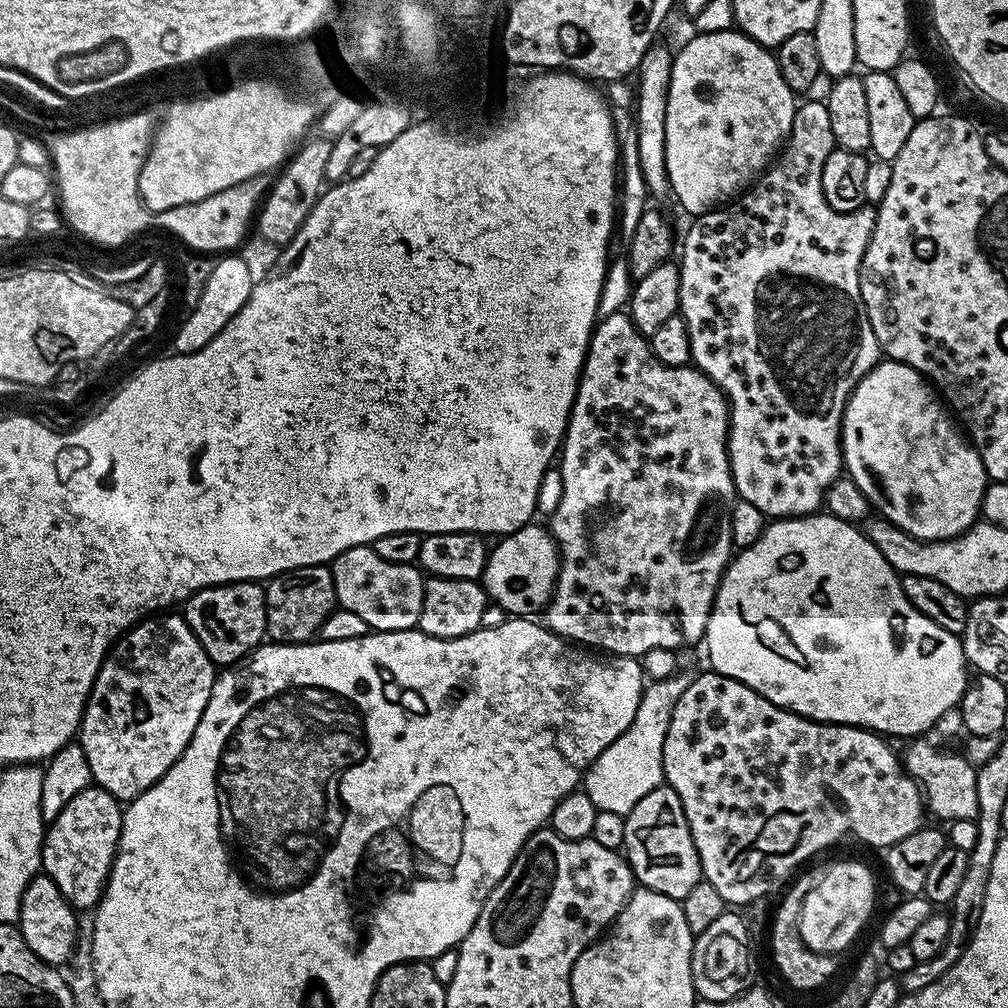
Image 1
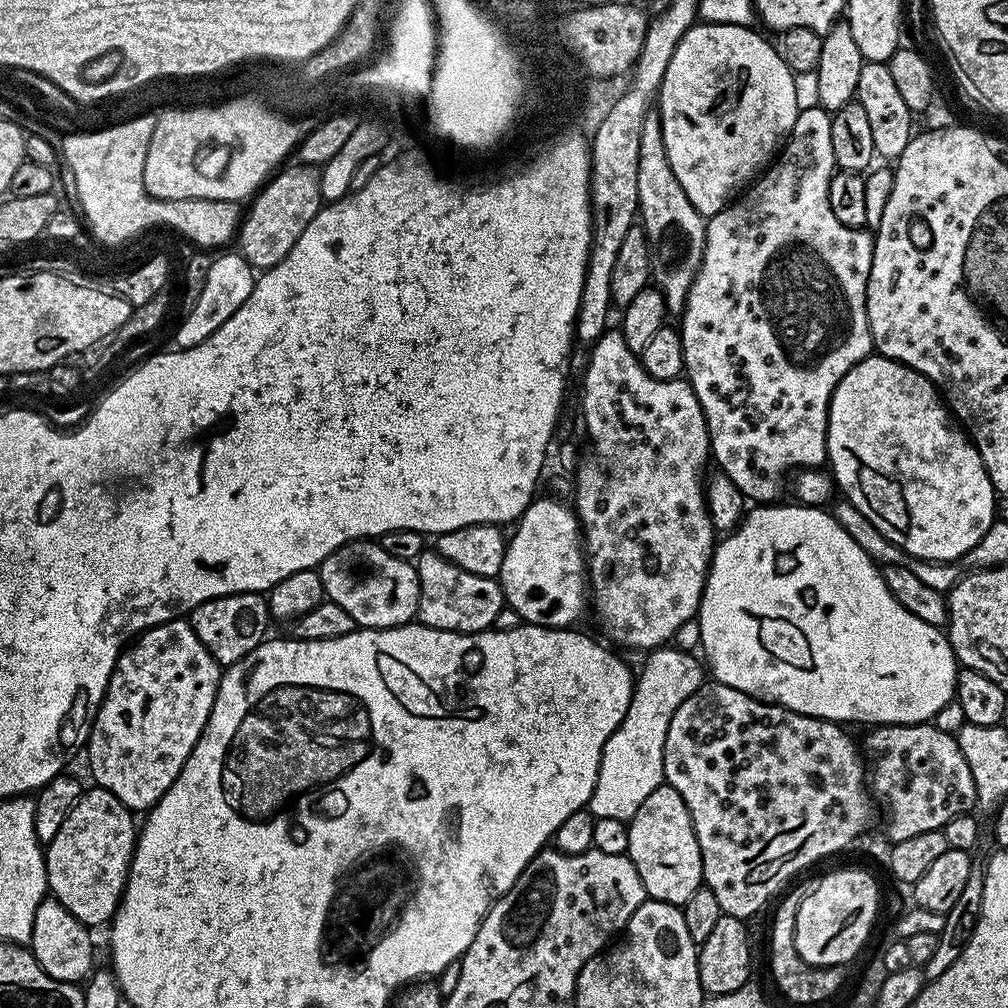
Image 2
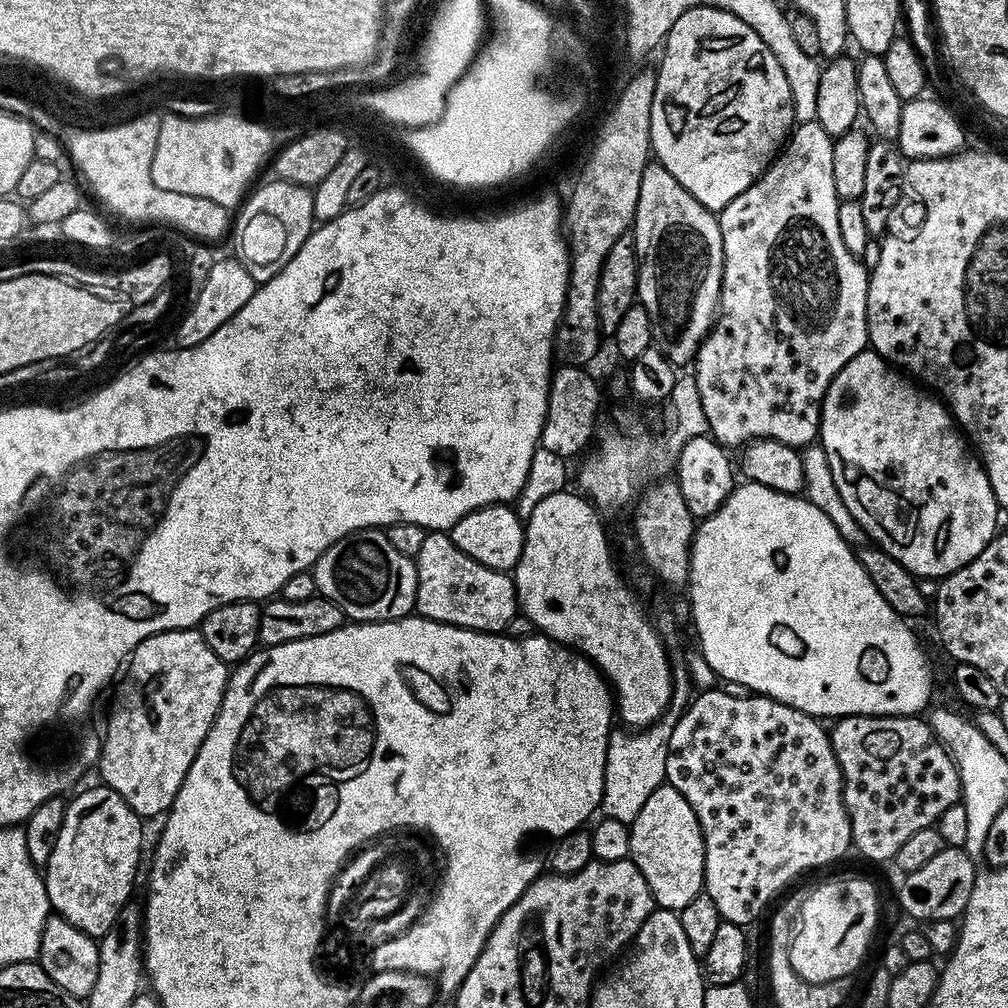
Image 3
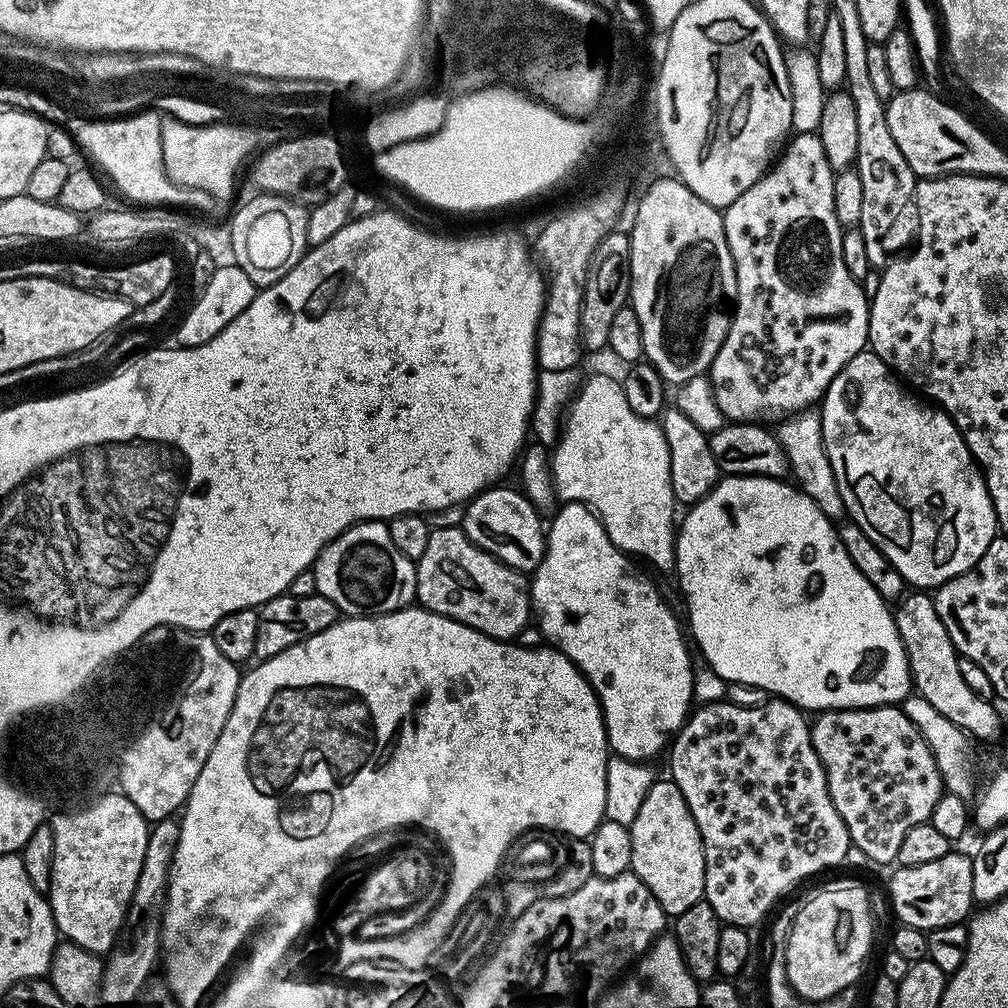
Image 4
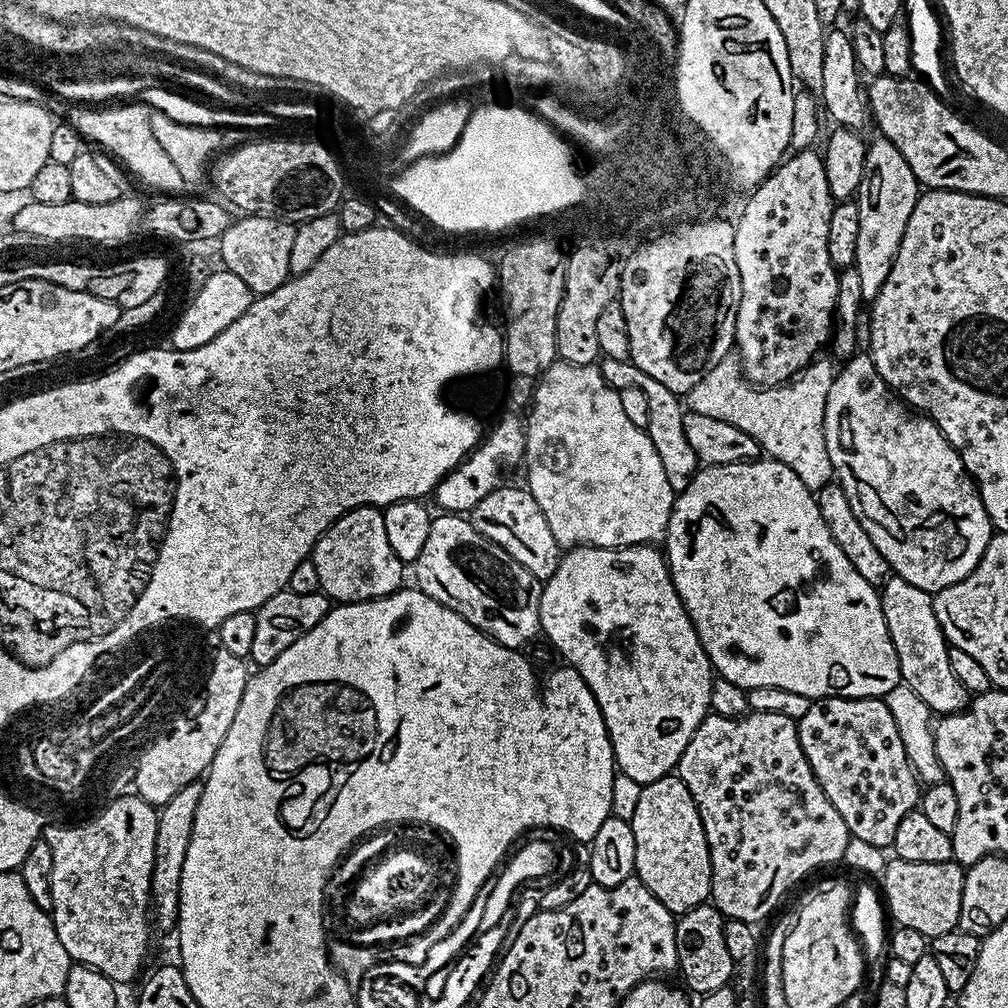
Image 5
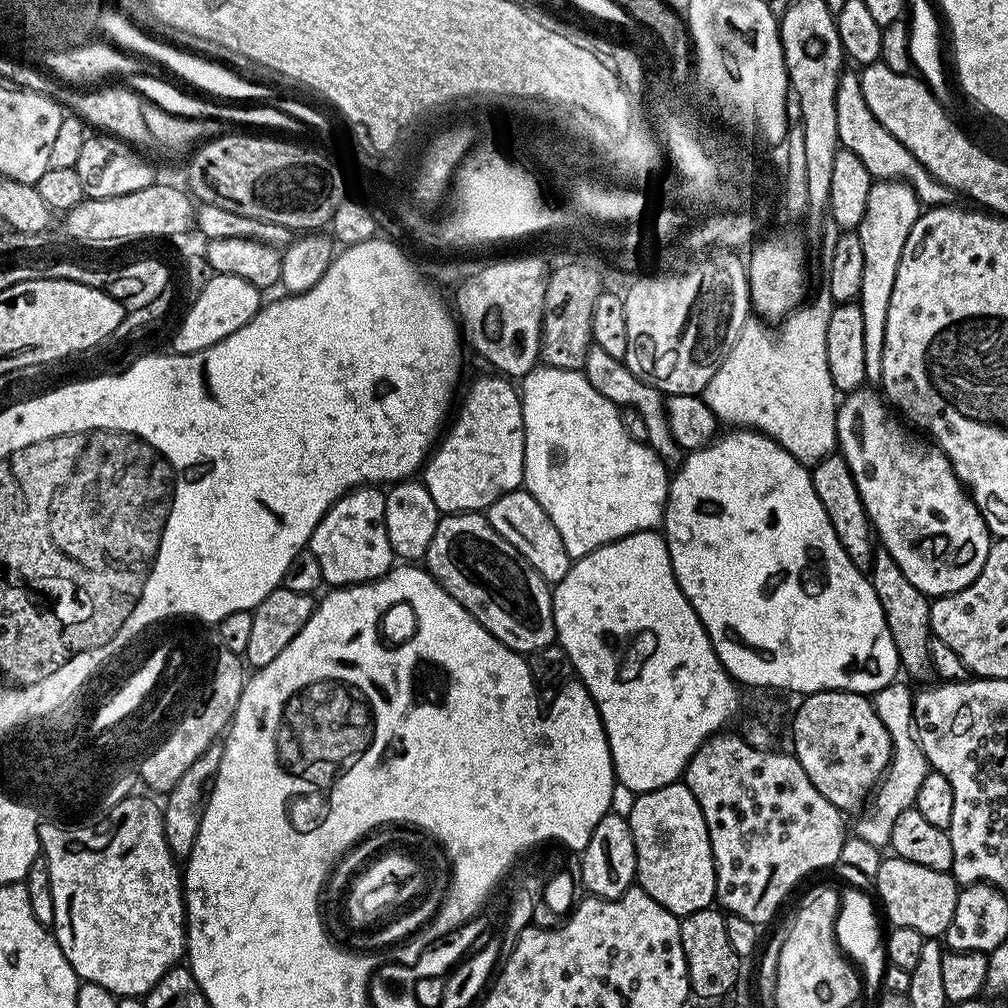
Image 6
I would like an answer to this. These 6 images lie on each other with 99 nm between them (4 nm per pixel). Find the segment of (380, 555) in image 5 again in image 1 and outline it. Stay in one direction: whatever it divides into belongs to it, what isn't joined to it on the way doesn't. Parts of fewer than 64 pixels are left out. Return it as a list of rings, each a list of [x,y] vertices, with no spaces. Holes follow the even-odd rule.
[[[360,544],[338,554],[330,567],[337,605],[360,615],[369,629],[377,632],[407,632],[419,625],[425,577],[416,564],[386,562],[374,554],[371,546]]]

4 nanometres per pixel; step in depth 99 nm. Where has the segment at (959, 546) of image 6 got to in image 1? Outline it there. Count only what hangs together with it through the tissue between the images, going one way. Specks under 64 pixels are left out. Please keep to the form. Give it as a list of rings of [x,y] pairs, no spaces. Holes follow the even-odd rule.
[[[881,359],[858,382],[844,404],[840,451],[844,454],[843,471],[866,494],[869,505],[914,538],[951,540],[967,532],[981,515],[980,504],[990,481],[976,445],[958,427],[933,385],[921,372],[902,362]]]

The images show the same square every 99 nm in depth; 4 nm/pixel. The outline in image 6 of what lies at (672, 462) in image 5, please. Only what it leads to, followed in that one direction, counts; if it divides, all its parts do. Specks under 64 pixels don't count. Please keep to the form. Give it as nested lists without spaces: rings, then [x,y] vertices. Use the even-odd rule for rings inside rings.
[[[595,346],[586,354],[586,362],[582,371],[584,377],[590,382],[590,386],[594,386],[594,390],[598,390],[598,394],[602,394],[602,398],[610,398],[616,401],[617,405],[633,408],[638,410],[638,414],[642,414],[642,422],[646,422],[646,443],[649,448],[656,451],[656,455],[661,460],[671,462],[671,460],[679,461],[681,459],[682,450],[674,442],[674,434],[670,434],[670,422],[666,422],[665,393],[635,376],[624,365],[623,360],[610,358],[610,354],[606,354],[606,350]]]

